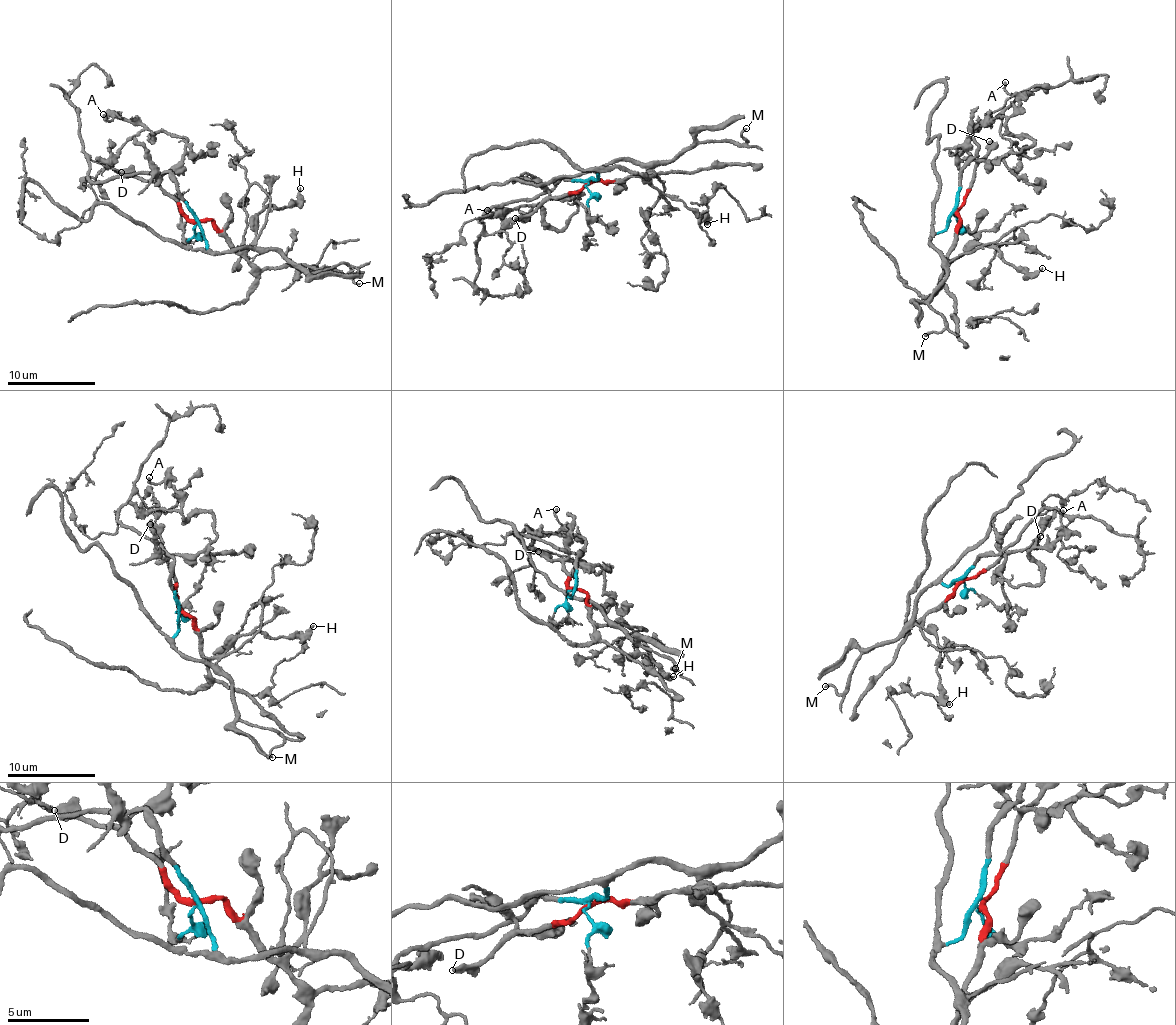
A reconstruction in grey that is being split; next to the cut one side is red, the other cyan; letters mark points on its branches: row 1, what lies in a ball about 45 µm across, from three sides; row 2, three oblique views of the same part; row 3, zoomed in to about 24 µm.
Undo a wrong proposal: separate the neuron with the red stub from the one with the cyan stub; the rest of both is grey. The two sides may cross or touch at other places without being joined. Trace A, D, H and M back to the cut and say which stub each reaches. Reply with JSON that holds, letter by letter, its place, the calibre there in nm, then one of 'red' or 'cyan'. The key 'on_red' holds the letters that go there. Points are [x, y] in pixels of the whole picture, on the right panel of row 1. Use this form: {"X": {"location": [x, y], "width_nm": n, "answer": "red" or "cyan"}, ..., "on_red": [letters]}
{"A": {"location": [1005, 82], "width_nm": 240, "answer": "red"}, "D": {"location": [989, 141], "width_nm": 480, "answer": "red"}, "H": {"location": [1042, 268], "width_nm": 240, "answer": "red"}, "M": {"location": [925, 336], "width_nm": 200, "answer": "cyan"}, "on_red": ["A", "D", "H"]}

